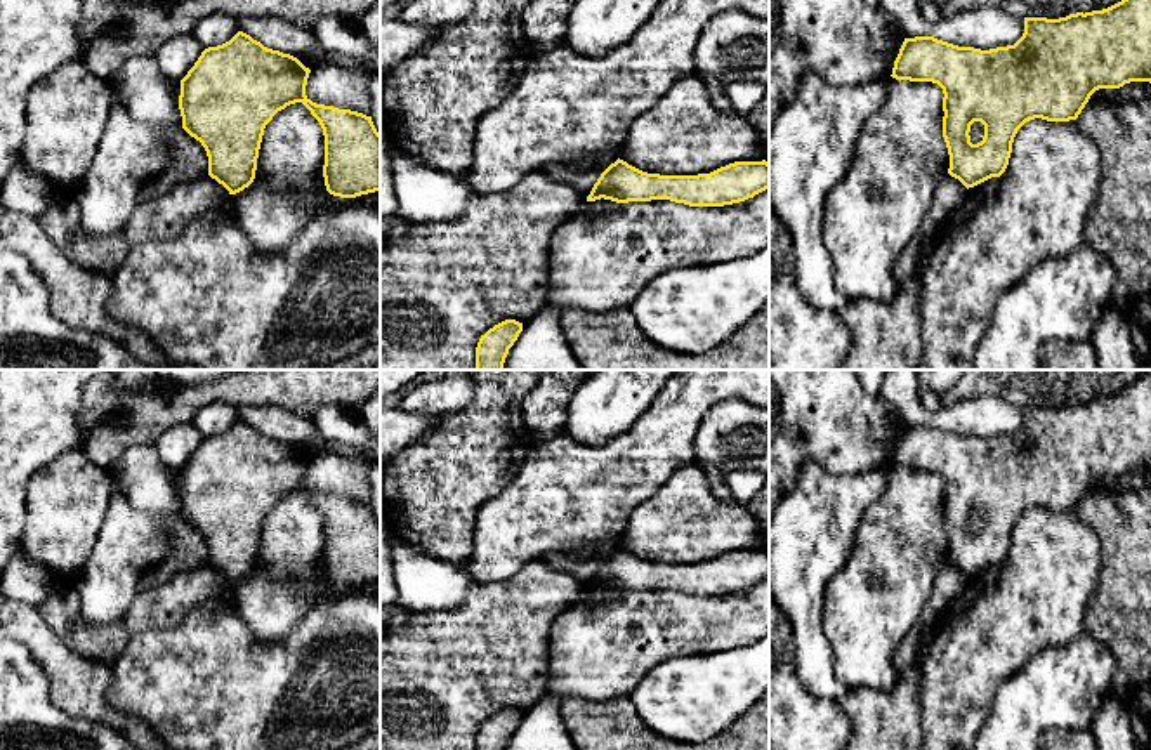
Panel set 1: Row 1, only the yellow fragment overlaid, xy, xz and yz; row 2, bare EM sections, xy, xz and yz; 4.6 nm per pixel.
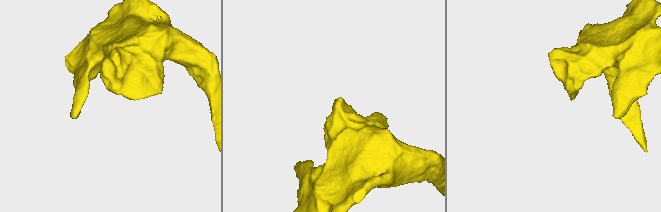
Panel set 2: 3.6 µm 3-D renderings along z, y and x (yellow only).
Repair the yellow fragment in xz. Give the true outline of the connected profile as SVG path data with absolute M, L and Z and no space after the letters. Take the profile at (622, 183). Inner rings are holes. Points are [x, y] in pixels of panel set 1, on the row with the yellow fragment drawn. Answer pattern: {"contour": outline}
{"contour": "M623 160L611 163L594 184L587 201L611 200L616 203L670 200L689 207L724 207L745 201L769 189L769 163L762 161L734 161L710 174L698 175L660 175L648 174Z"}

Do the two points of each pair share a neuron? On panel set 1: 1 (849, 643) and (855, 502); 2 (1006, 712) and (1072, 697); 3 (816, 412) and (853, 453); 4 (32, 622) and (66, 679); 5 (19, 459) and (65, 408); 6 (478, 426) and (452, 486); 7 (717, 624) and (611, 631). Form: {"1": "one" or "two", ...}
{"1": "two", "2": "one", "3": "one", "4": "one", "5": "one", "6": "one", "7": "one"}

